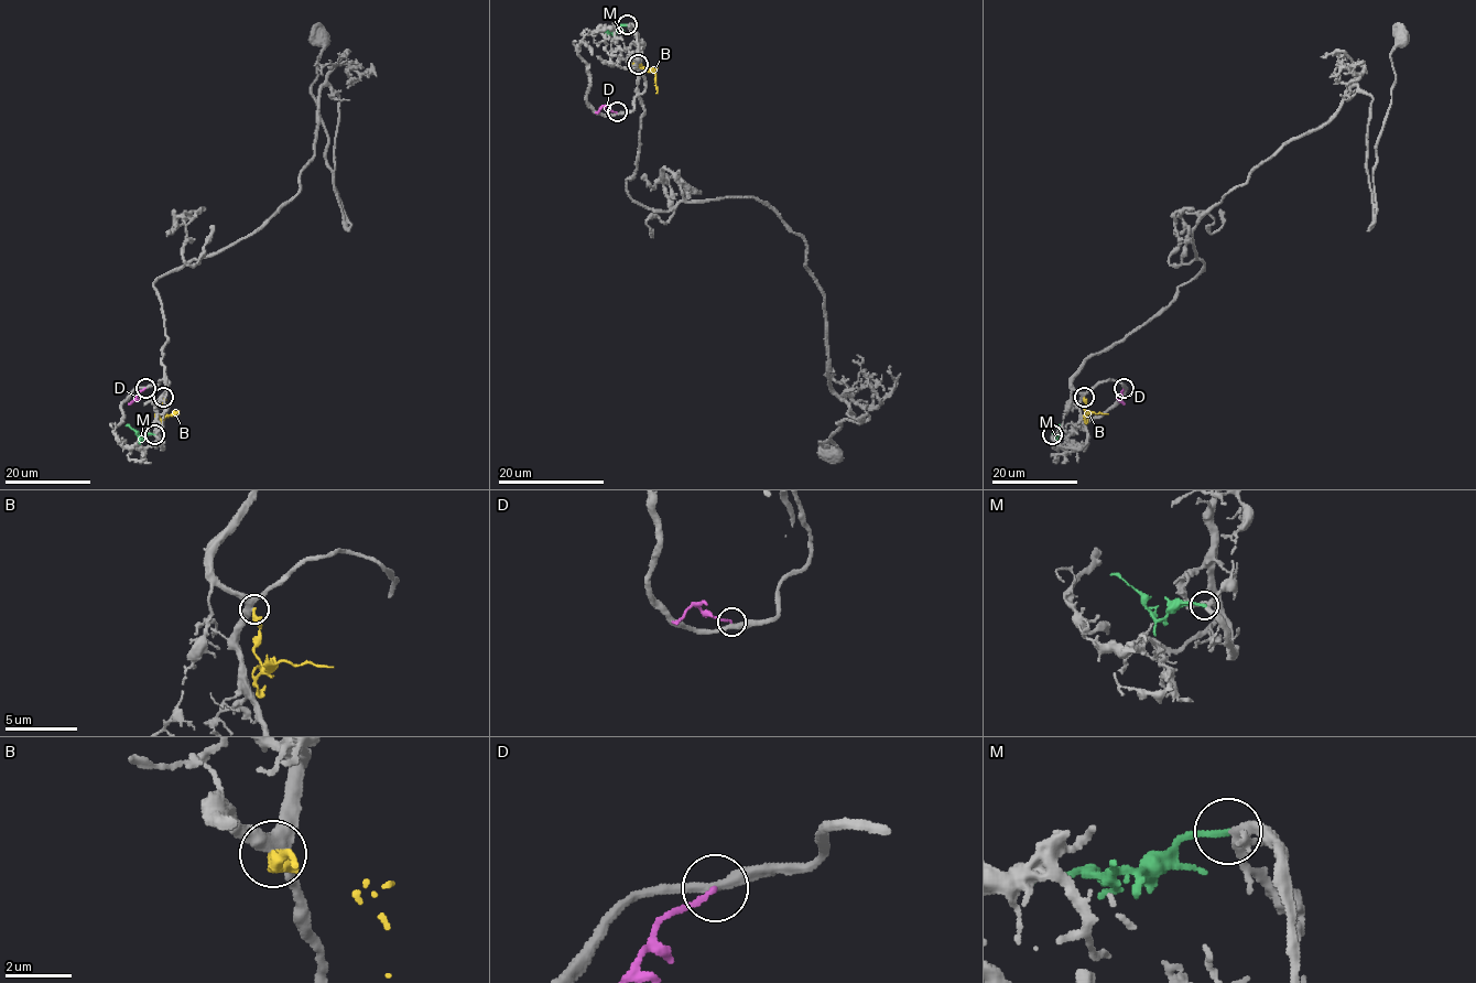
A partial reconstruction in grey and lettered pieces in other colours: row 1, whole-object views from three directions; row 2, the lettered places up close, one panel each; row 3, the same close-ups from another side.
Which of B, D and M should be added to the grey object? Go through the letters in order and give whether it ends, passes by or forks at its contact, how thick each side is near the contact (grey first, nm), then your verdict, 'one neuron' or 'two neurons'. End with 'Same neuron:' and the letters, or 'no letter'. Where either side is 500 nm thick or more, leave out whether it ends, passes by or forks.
B: it ends | 400/320 nm | two neurons
D: it ends | 320/150 nm | two neurons
M: it ends | 300/200 nm | one neuron
Same neuron: M

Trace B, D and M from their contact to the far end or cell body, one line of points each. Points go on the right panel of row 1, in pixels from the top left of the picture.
B: (1084, 397), (1087, 414), (1108, 413)
D: (1122, 388), (1119, 399), (1124, 404)
M: (1052, 434), (1057, 439), (1060, 425)

